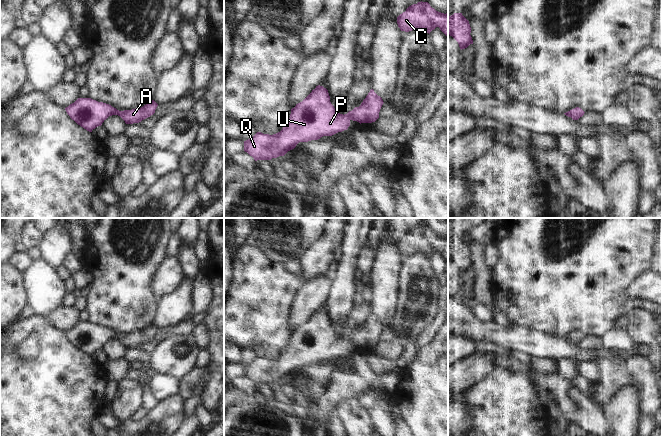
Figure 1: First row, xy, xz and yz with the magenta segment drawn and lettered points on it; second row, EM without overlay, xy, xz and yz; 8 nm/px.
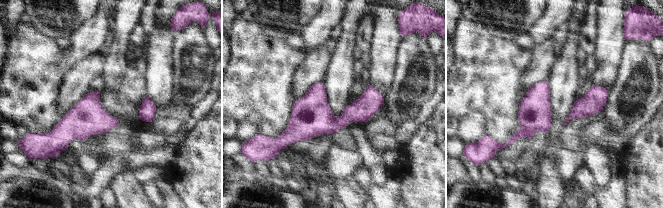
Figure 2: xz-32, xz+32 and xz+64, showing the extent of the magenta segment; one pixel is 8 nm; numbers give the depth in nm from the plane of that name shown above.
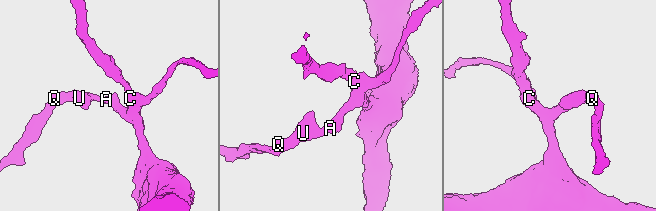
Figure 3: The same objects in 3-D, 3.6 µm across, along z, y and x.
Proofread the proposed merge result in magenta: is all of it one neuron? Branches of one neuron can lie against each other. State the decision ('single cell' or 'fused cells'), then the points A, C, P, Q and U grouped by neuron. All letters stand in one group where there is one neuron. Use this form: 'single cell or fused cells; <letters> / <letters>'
single cell; A C P Q U

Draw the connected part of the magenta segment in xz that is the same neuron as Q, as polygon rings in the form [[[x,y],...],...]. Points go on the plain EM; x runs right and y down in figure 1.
[[[318,309],[291,333],[290,342],[280,356],[273,359],[257,356],[244,365],[244,375],[255,385],[284,380],[299,366],[318,364],[347,354],[351,344],[360,348],[375,346],[383,327],[371,313],[359,331],[343,339],[331,328],[328,314]]]

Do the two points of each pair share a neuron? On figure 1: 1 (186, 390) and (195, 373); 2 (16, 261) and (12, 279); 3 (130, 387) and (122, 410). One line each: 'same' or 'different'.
1: same
2: different
3: same

